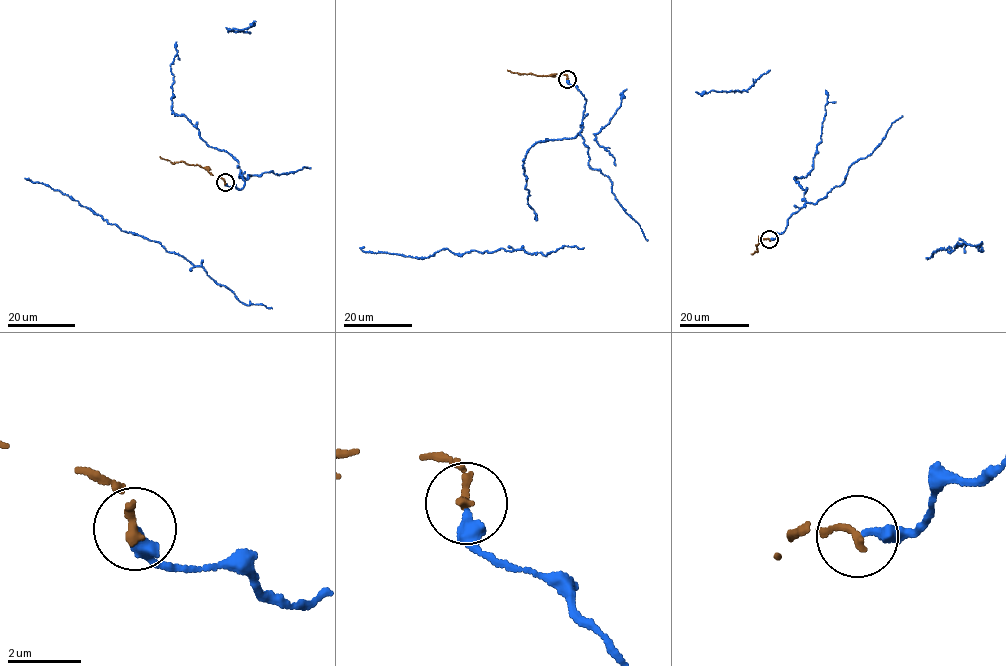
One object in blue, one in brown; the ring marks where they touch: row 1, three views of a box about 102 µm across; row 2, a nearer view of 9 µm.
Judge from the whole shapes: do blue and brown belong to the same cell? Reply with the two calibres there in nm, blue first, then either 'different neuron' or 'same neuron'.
calibres 320 and 240 nm; same neuron

